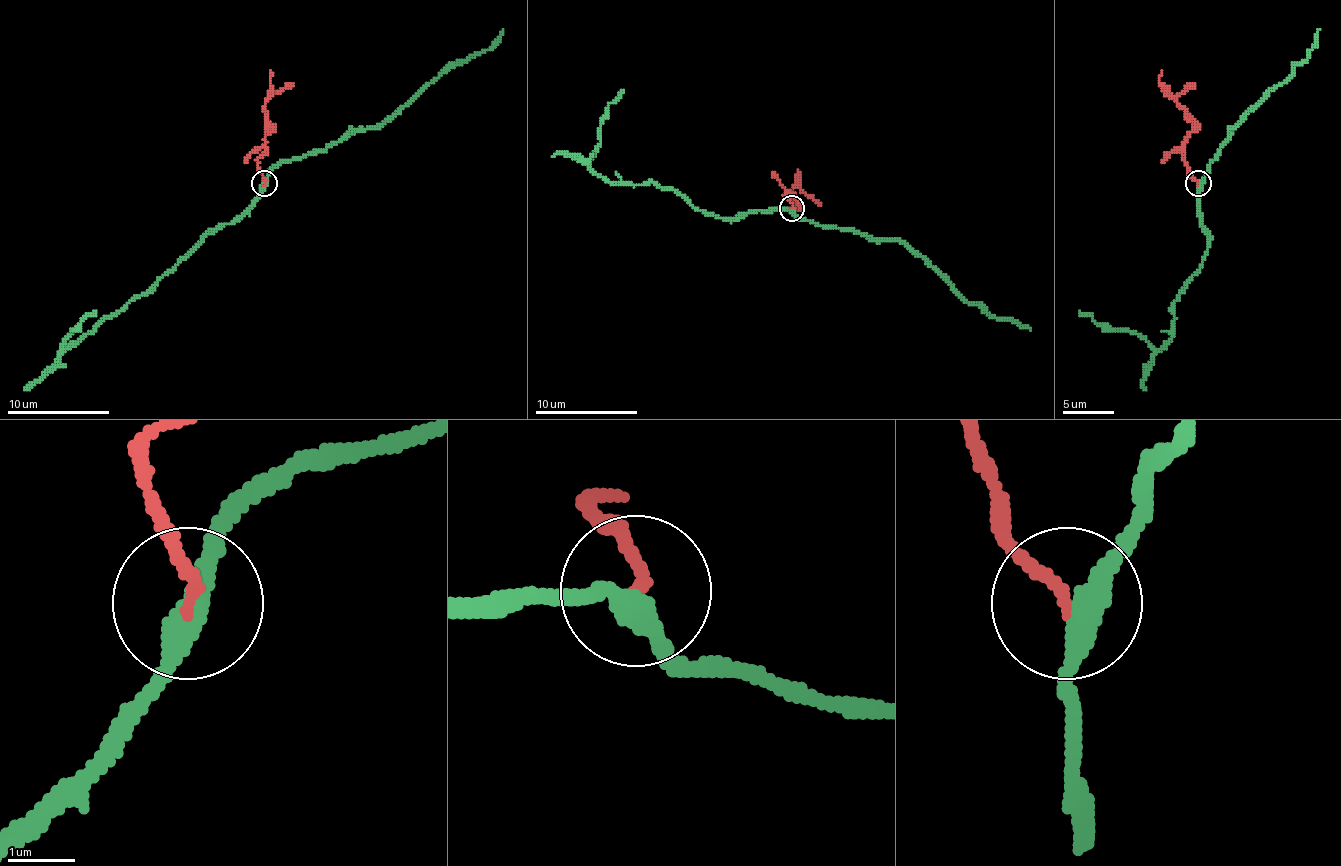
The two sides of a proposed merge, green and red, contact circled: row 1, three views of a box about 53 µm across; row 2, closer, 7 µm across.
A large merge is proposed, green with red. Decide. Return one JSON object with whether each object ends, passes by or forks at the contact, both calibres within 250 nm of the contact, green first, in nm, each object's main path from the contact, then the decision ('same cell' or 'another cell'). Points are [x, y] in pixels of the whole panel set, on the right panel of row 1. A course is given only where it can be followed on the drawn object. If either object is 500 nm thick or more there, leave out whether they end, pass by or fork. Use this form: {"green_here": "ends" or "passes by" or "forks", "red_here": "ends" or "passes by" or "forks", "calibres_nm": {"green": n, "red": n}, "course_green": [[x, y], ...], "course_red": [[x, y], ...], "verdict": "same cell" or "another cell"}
{"green_here": "passes by", "red_here": "ends", "calibres_nm": {"green": 360, "red": 170}, "course_green": [[1200, 183], [1207, 252], [1171, 305], [1174, 334], [1154, 349], [1131, 331], [1108, 331], [1079, 311]], "course_red": [[1197, 183], [1184, 160], [1192, 116], [1174, 98], [1195, 83]], "verdict": "another cell"}

